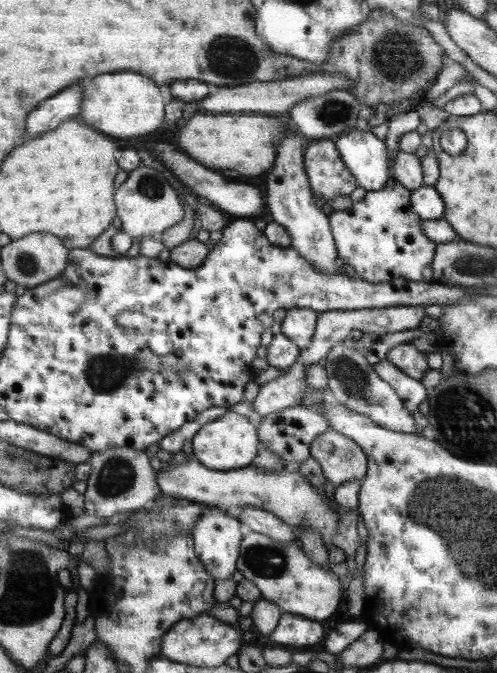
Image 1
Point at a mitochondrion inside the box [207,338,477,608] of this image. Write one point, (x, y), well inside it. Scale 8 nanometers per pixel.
(349, 374)

